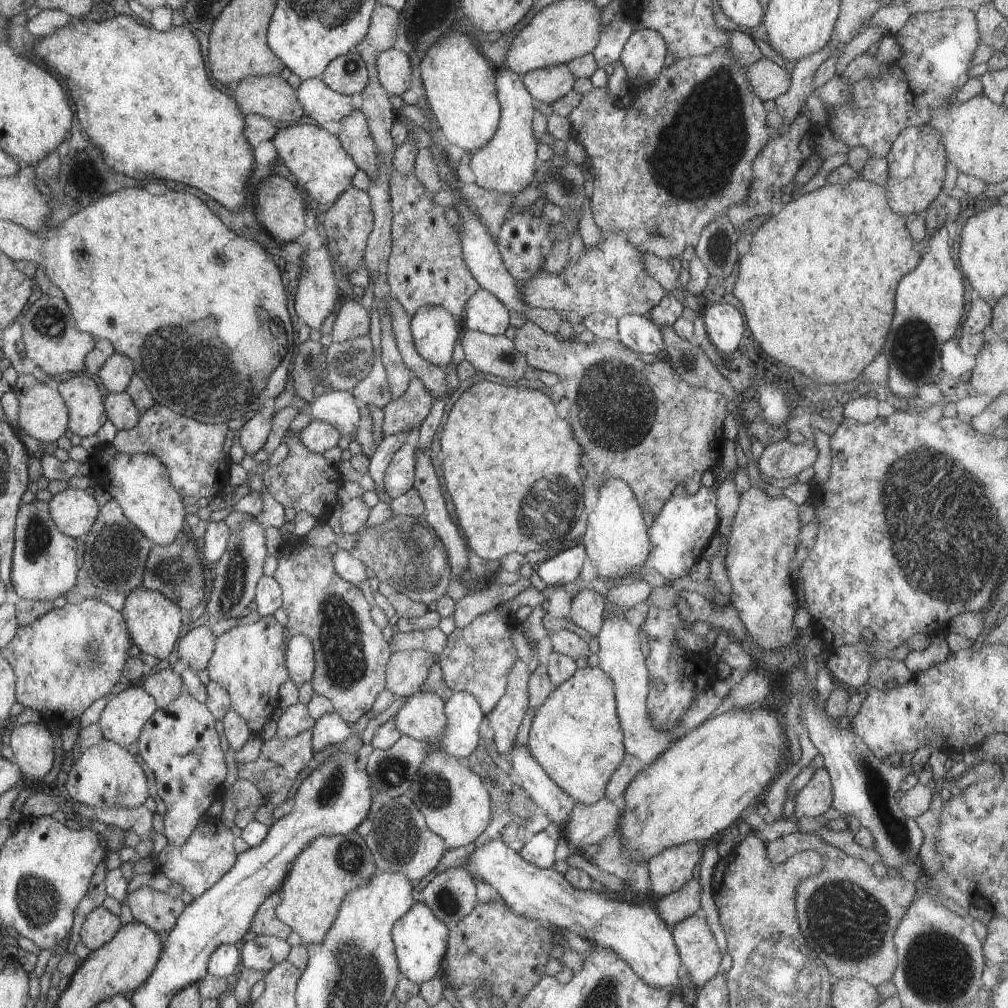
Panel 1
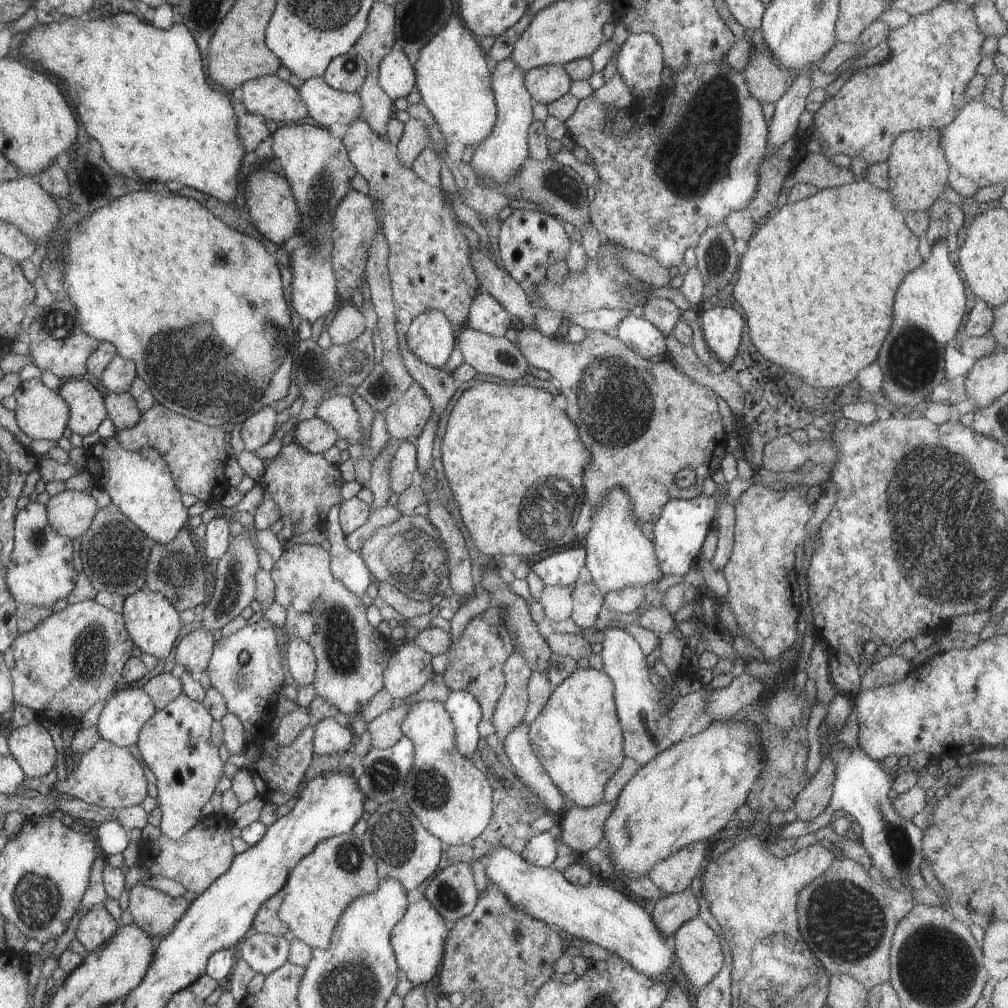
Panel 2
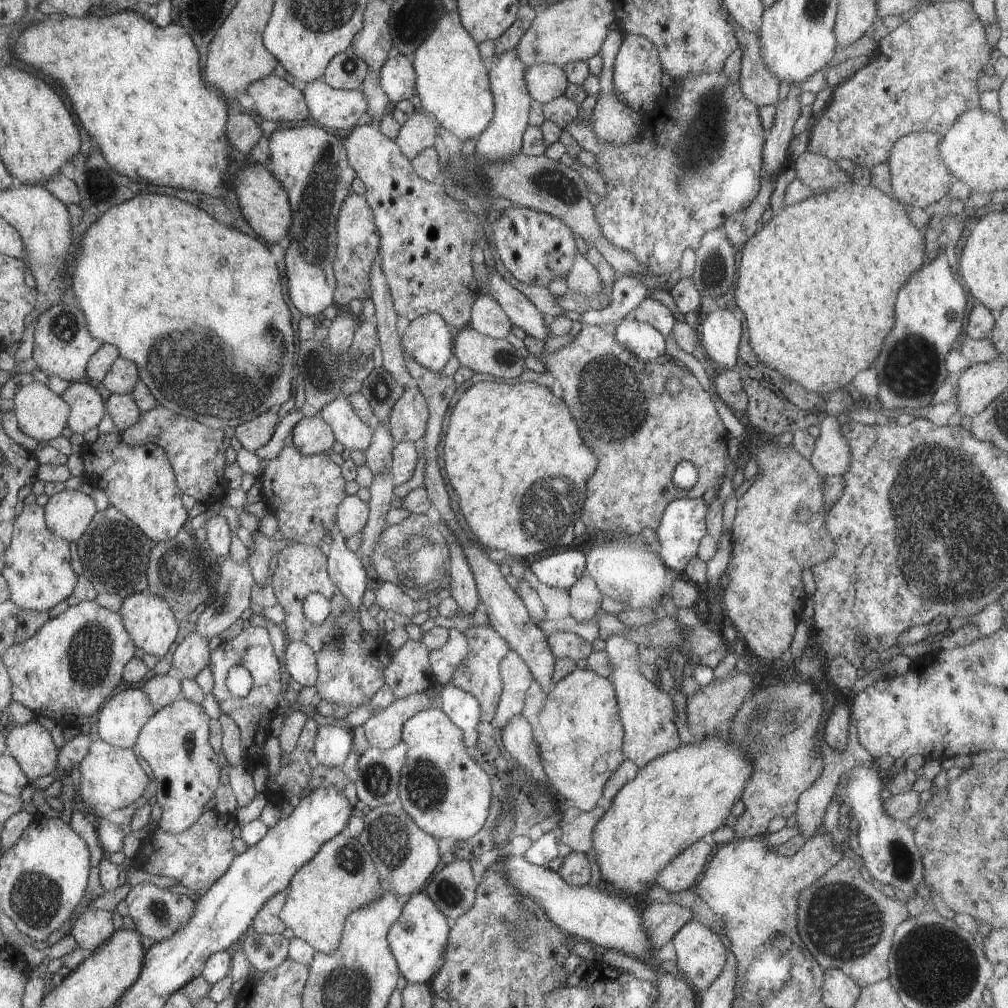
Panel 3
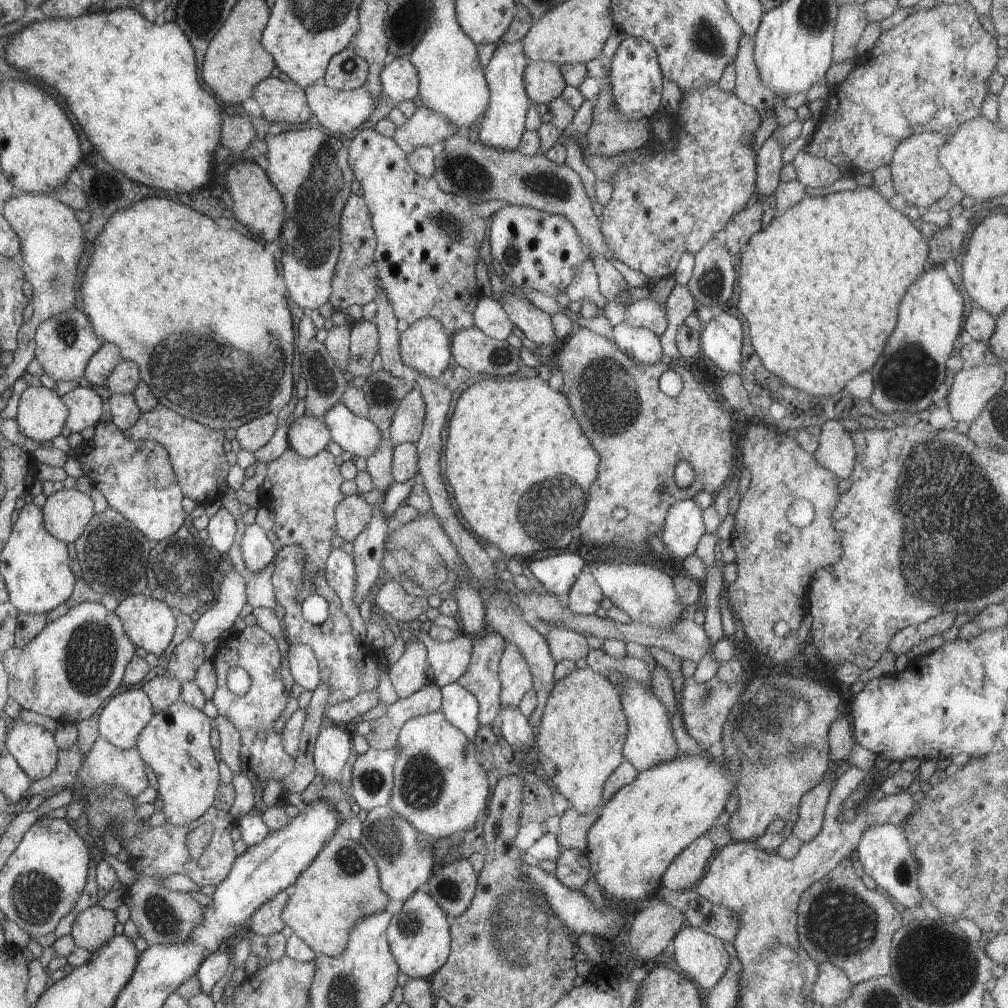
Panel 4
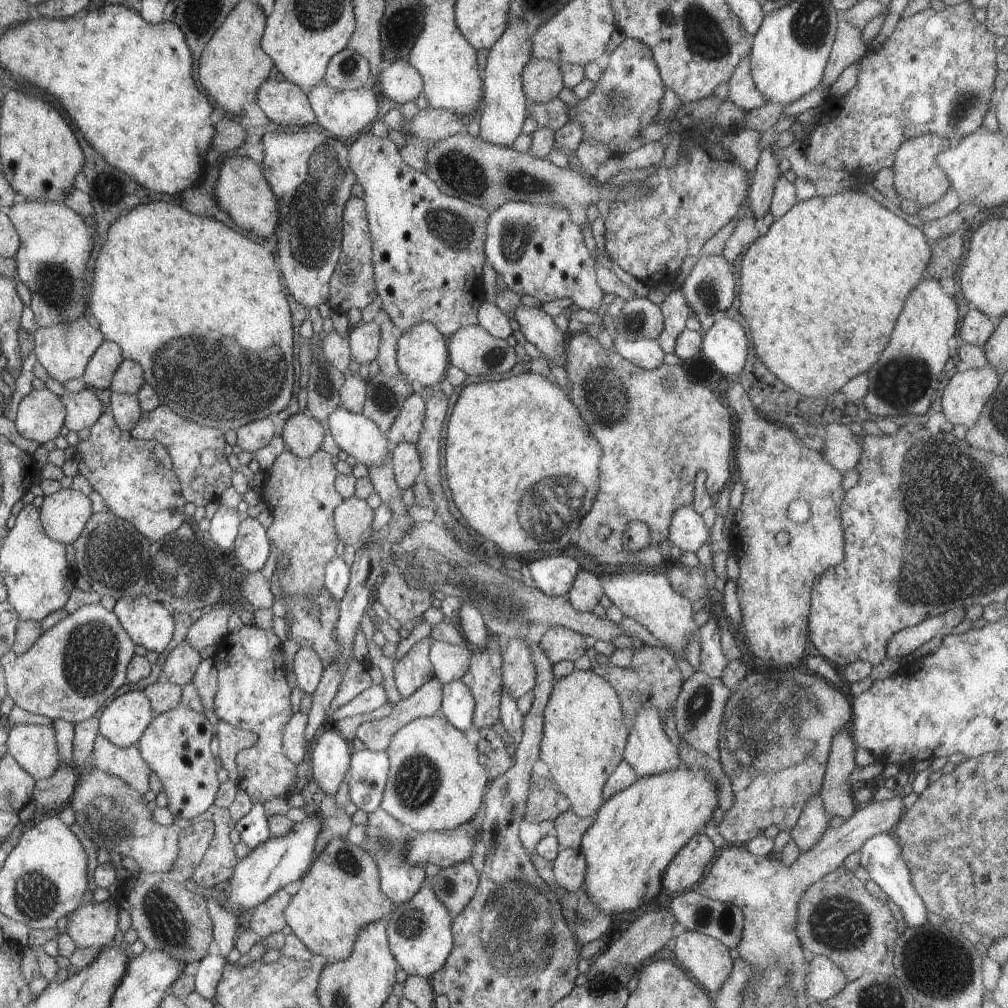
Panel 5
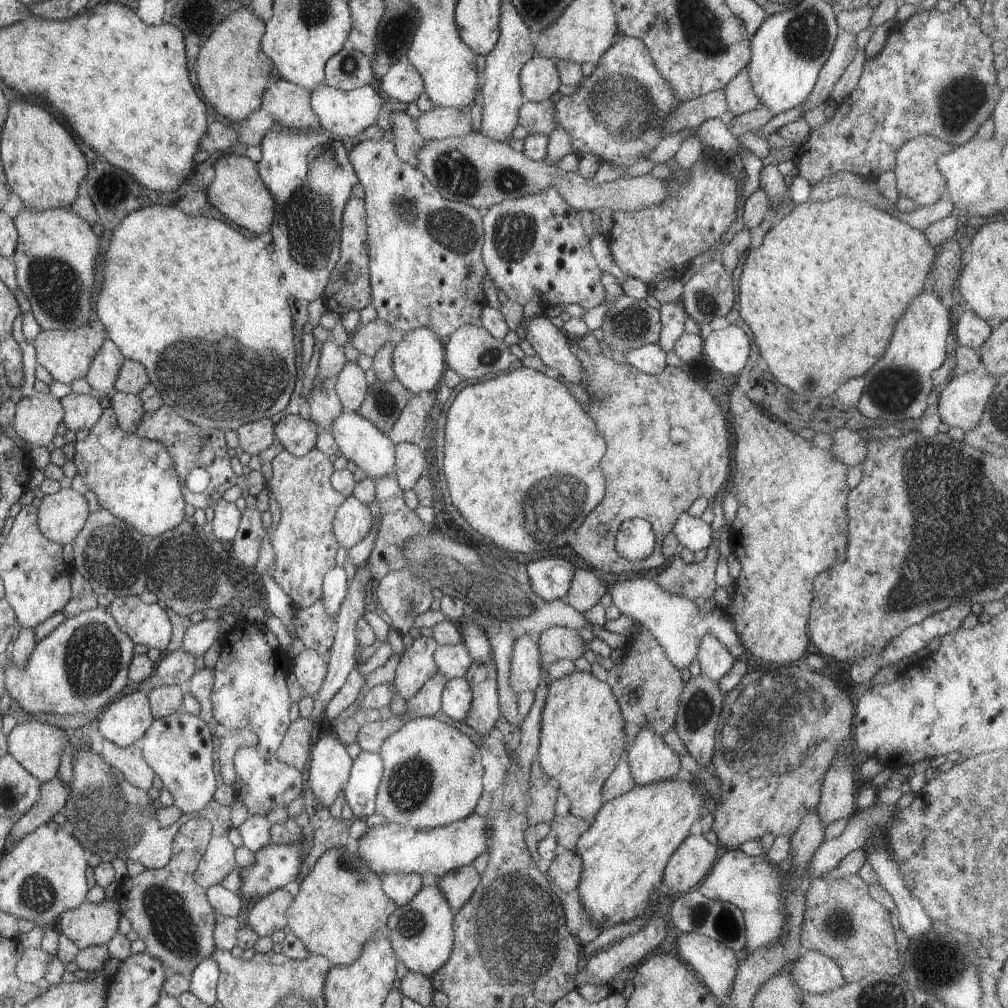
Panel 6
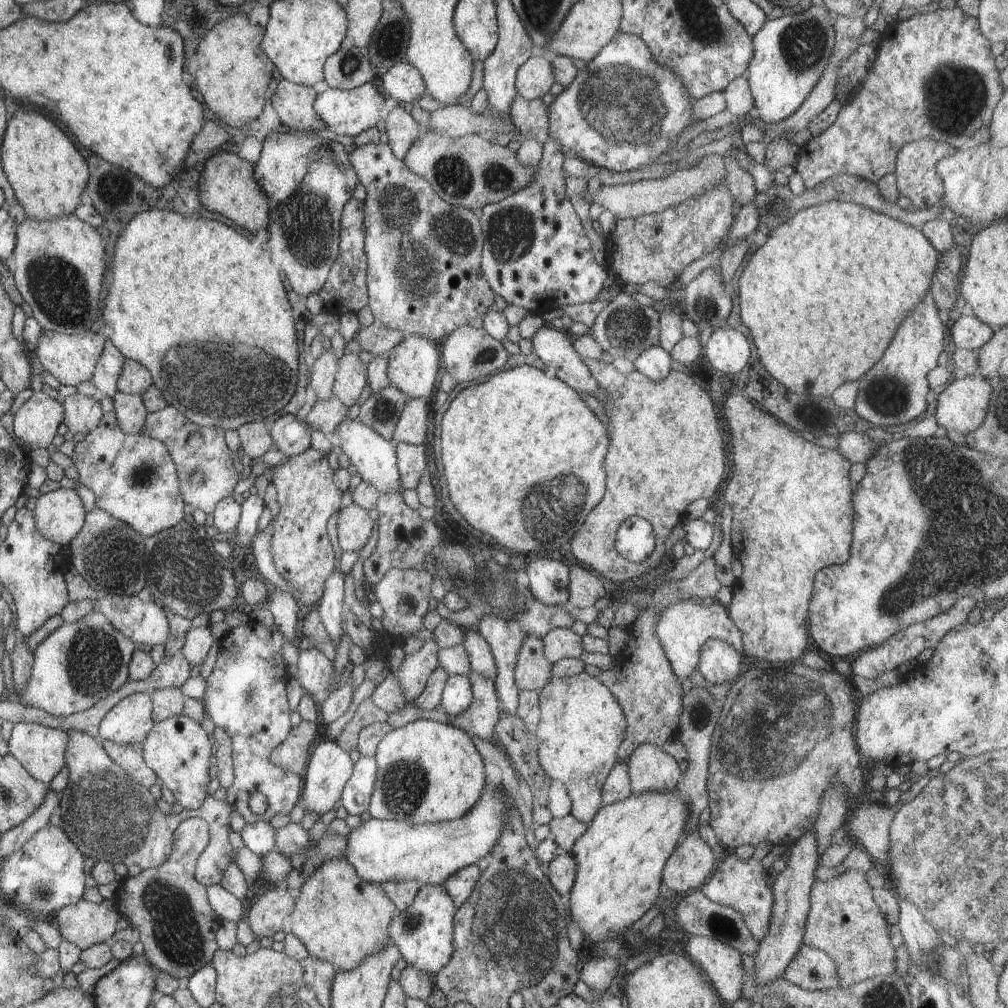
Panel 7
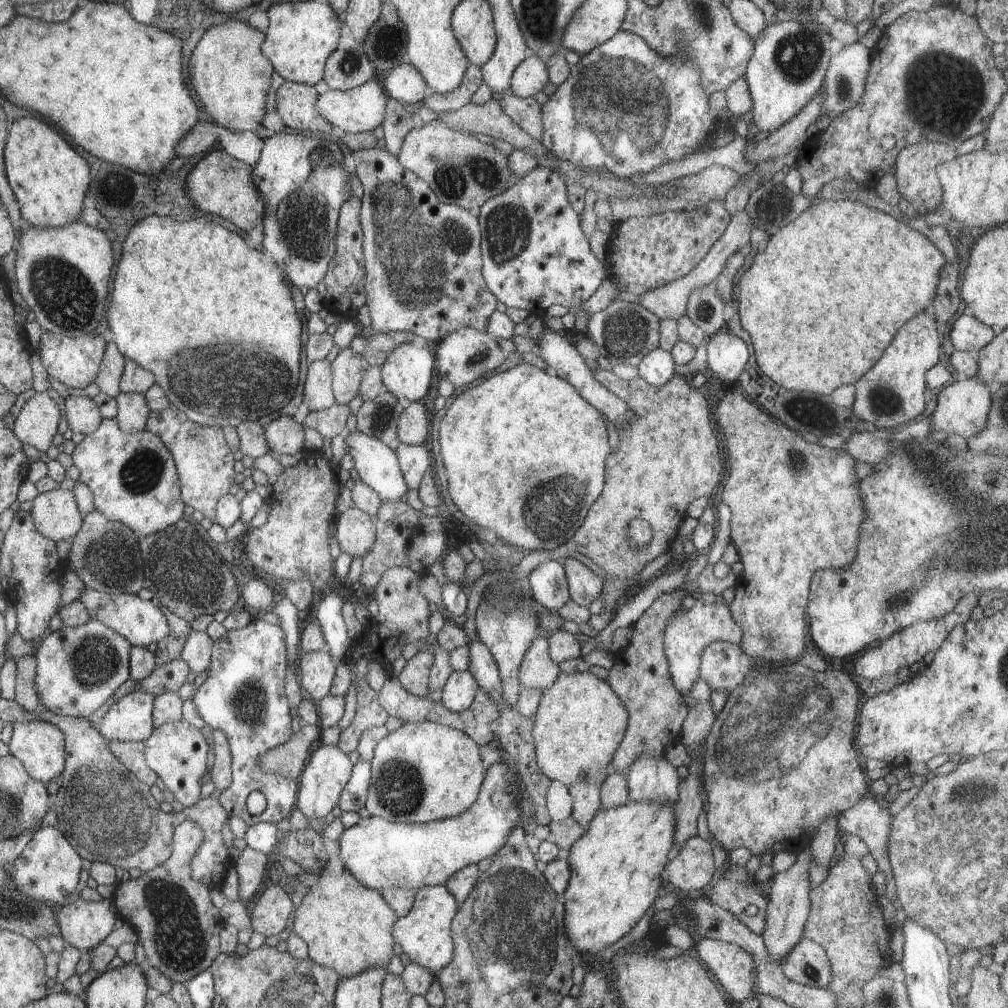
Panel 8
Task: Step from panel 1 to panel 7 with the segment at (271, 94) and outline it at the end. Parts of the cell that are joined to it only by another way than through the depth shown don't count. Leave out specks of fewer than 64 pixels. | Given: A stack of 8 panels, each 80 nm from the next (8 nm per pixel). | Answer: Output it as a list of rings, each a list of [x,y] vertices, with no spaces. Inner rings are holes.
[[[280,78],[272,104],[281,124],[294,130],[317,132],[327,128],[327,124],[314,107],[317,96],[314,87]]]

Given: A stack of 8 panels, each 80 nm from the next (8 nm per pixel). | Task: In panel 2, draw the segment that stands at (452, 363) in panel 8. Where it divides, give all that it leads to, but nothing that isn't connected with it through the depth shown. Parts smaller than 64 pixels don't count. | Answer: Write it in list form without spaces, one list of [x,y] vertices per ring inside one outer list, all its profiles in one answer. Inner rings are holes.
[[[465,325],[457,330],[455,341],[463,362],[478,373],[510,382],[527,374],[527,358],[506,337],[493,337]]]

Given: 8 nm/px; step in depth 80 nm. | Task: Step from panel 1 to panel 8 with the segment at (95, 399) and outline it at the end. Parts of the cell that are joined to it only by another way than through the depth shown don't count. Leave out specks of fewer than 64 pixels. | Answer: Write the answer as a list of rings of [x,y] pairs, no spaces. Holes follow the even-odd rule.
[[[70,395],[65,401],[66,420],[72,432],[87,435],[103,424],[98,405],[90,397]]]

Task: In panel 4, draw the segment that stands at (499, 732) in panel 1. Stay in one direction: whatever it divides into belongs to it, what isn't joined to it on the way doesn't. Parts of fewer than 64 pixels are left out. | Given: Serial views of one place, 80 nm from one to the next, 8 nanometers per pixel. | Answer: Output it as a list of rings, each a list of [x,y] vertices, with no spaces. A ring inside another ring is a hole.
[[[506,642],[499,662],[502,707],[518,707],[523,696],[533,688],[533,676],[522,654],[514,643]]]

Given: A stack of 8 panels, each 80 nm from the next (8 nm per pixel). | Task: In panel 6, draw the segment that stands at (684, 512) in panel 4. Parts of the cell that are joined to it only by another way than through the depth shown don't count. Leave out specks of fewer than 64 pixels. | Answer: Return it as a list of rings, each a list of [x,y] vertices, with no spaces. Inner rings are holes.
[[[688,513],[678,516],[673,526],[674,534],[677,536],[680,548],[686,547],[691,551],[707,550],[712,544],[712,528],[701,518],[695,518]]]

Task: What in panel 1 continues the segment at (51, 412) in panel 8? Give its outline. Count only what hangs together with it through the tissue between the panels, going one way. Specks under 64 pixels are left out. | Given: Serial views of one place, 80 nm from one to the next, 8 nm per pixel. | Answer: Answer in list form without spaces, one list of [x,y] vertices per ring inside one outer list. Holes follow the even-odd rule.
[[[27,371],[17,378],[13,388],[19,400],[17,426],[23,433],[40,440],[41,443],[56,443],[60,436],[66,435],[66,422],[70,422],[70,410],[63,395],[58,394],[58,389],[52,384],[38,381],[34,375]]]

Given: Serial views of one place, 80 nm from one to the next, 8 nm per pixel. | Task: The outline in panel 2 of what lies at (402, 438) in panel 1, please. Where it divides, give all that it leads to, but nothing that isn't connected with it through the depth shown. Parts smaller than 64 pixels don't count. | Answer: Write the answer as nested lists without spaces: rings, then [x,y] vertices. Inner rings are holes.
[[[390,440],[384,450],[373,460],[371,464],[371,479],[369,489],[373,494],[372,509],[381,509],[388,505],[388,499],[392,496],[391,466],[394,451],[401,442]]]

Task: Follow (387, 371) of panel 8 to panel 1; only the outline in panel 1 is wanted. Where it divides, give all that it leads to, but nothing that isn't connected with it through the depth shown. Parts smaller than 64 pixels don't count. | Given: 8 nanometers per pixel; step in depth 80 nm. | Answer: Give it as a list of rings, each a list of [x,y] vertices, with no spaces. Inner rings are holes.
[[[423,306],[411,320],[411,335],[417,353],[433,365],[443,369],[452,362],[455,346],[462,328],[445,308]]]

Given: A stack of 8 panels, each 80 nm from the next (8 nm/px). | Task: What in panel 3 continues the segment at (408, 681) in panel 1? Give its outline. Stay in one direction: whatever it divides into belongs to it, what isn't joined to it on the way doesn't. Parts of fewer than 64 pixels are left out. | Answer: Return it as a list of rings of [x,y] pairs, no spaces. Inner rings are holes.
[[[408,639],[395,656],[390,656],[385,670],[385,682],[393,690],[396,699],[434,687],[429,651],[422,641]]]

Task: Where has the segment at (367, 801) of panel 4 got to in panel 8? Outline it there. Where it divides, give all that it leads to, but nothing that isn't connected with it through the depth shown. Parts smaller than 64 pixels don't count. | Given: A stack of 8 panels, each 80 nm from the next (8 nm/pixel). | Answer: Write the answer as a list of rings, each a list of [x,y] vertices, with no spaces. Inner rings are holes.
[[[359,760],[353,766],[350,780],[342,789],[339,803],[337,804],[340,810],[344,810],[344,812],[358,812],[360,808],[365,807],[371,778],[371,764]]]

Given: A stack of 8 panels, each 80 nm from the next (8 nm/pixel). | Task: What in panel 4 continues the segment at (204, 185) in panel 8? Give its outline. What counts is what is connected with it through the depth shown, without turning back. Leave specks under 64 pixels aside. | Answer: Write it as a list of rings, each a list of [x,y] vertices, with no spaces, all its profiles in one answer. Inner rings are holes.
[[[258,160],[245,161],[229,167],[225,187],[233,202],[234,218],[246,226],[253,236],[266,241],[277,241],[286,222],[286,206],[283,195],[268,178],[267,171],[260,167]]]

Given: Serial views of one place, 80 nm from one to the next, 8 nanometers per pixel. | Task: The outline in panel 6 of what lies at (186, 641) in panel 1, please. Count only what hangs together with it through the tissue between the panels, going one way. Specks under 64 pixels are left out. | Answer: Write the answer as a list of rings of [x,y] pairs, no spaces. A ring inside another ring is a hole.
[[[182,650],[167,654],[164,660],[156,664],[156,676],[163,685],[185,687],[196,672],[196,658]]]

